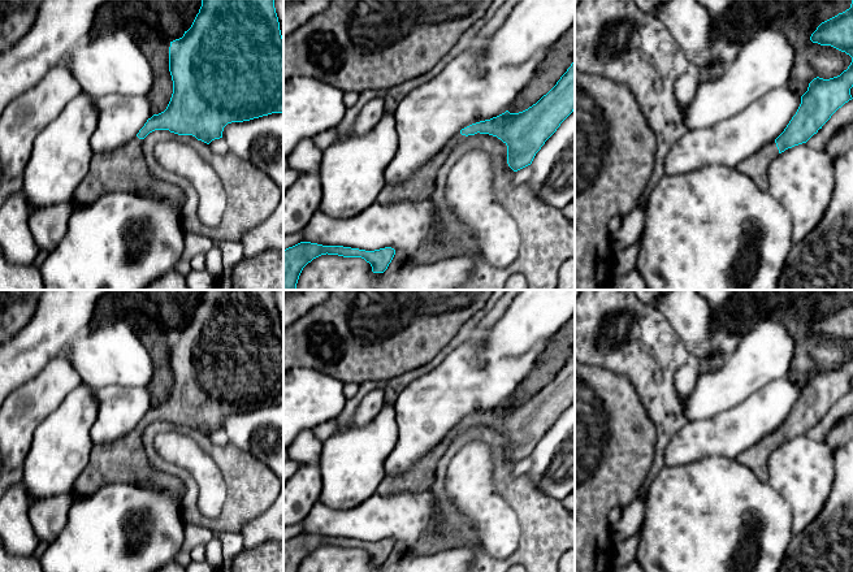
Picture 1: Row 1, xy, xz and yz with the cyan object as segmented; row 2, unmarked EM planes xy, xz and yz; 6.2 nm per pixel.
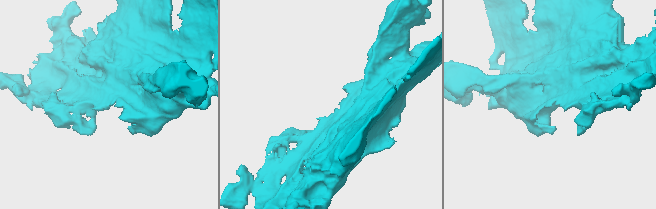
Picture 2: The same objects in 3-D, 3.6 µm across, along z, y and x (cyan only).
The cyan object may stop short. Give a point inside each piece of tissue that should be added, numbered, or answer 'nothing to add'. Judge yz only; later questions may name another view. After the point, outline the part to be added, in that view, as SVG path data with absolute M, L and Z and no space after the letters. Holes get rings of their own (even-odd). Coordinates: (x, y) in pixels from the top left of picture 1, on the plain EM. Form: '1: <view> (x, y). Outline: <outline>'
1: yz (756, 458). Outline: M771 433L762 438L755 446L741 452L736 459L746 465L761 481L767 482L767 462L778 446L779 441L776 434Z

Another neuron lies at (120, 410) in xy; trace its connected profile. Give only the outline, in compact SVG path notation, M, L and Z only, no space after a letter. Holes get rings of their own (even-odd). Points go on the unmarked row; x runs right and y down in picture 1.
M108 386L94 390L98 416L91 428L94 445L112 443L129 434L153 407L144 387Z

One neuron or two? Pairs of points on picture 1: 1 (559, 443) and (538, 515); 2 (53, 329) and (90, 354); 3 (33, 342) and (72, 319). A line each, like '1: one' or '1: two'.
1: two
2: two
3: one

